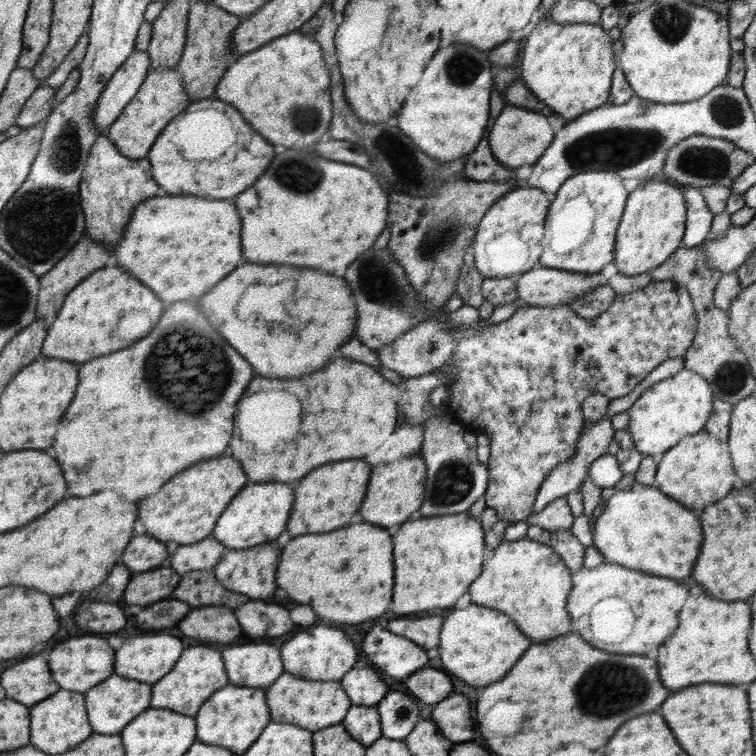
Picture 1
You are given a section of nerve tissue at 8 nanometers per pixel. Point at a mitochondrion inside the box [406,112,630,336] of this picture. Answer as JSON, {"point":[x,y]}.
{"point":[443,238]}

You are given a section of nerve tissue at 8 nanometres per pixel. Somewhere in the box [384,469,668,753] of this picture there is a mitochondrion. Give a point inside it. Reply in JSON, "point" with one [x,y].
{"point":[608,689]}

